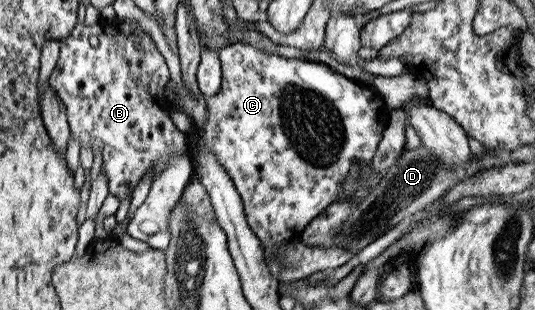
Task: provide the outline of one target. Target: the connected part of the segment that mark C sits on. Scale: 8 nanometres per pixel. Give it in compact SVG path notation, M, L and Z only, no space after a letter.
M242 42L227 44L219 50L218 62L222 71L222 88L214 97L206 97L207 121L201 127L201 140L215 154L225 171L230 175L236 190L241 194L244 216L250 230L262 243L265 261L271 273L279 280L279 274L283 272L283 258L275 258L275 252L284 245L290 245L292 241L300 241L305 226L322 213L328 205L337 202L341 188L341 182L347 177L347 172L354 159L372 161L377 151L380 139L389 123L390 108L386 106L382 95L374 88L366 86L345 75L338 73L325 63L304 59L288 59L280 55L266 54L263 50L244 44Z

